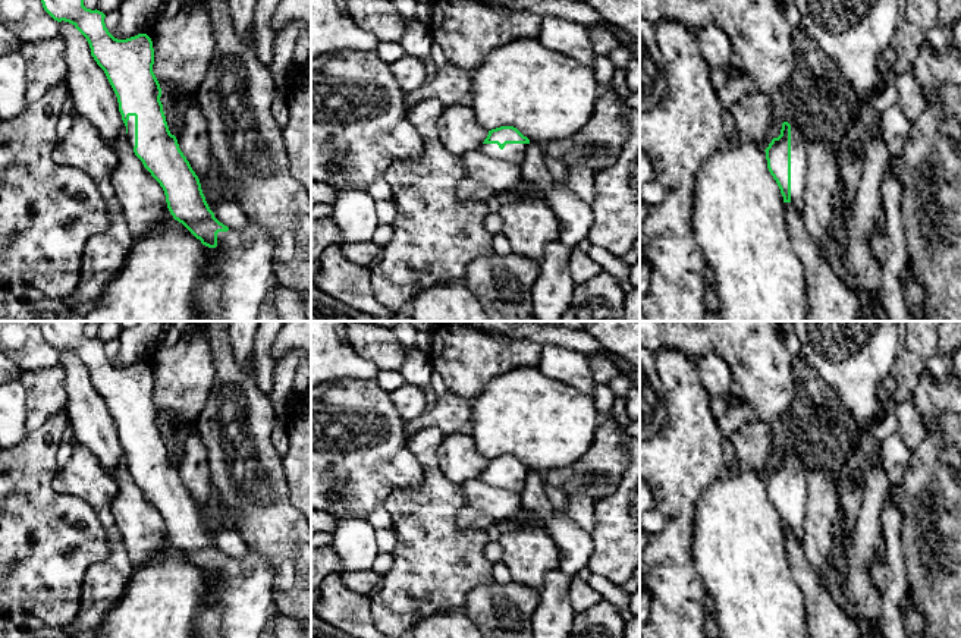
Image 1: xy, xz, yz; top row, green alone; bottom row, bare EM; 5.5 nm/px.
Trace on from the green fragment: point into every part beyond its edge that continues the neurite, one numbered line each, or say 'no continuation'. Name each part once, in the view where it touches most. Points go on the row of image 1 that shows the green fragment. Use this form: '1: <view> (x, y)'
1: yz (798, 159)

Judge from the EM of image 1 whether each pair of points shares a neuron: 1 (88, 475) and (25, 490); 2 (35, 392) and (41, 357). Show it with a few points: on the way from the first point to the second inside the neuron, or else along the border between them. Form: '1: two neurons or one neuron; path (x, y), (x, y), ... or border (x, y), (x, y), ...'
1: two neurons; border (57, 470), (53, 487), (82, 500)
2: two neurons; border (57, 361), (49, 367), (22, 371)

